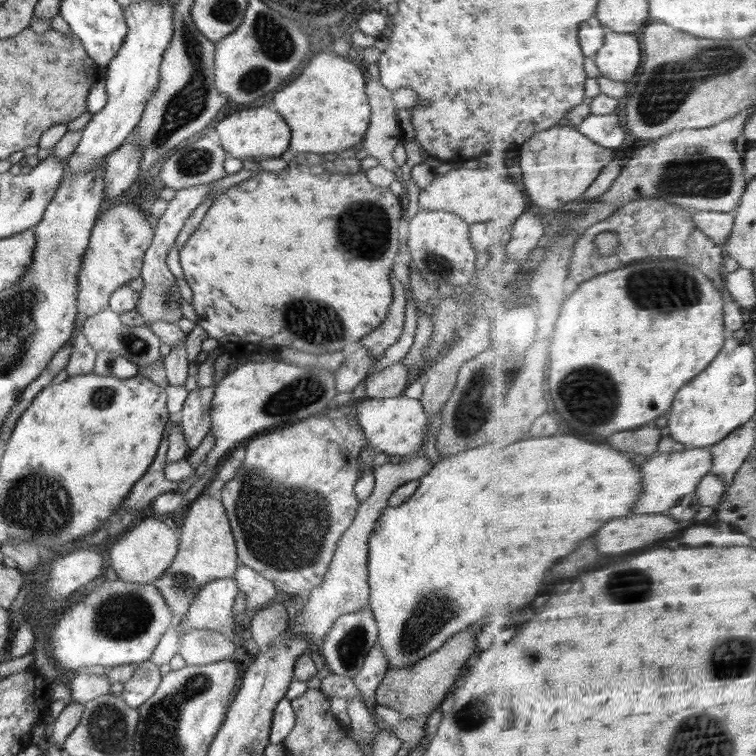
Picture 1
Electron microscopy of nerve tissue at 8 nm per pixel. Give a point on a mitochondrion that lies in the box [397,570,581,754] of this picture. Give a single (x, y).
(472, 716)

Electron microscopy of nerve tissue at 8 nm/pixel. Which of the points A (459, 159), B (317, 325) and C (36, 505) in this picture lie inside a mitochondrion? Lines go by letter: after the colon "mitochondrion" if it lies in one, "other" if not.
A: other
B: mitochondrion
C: mitochondrion

